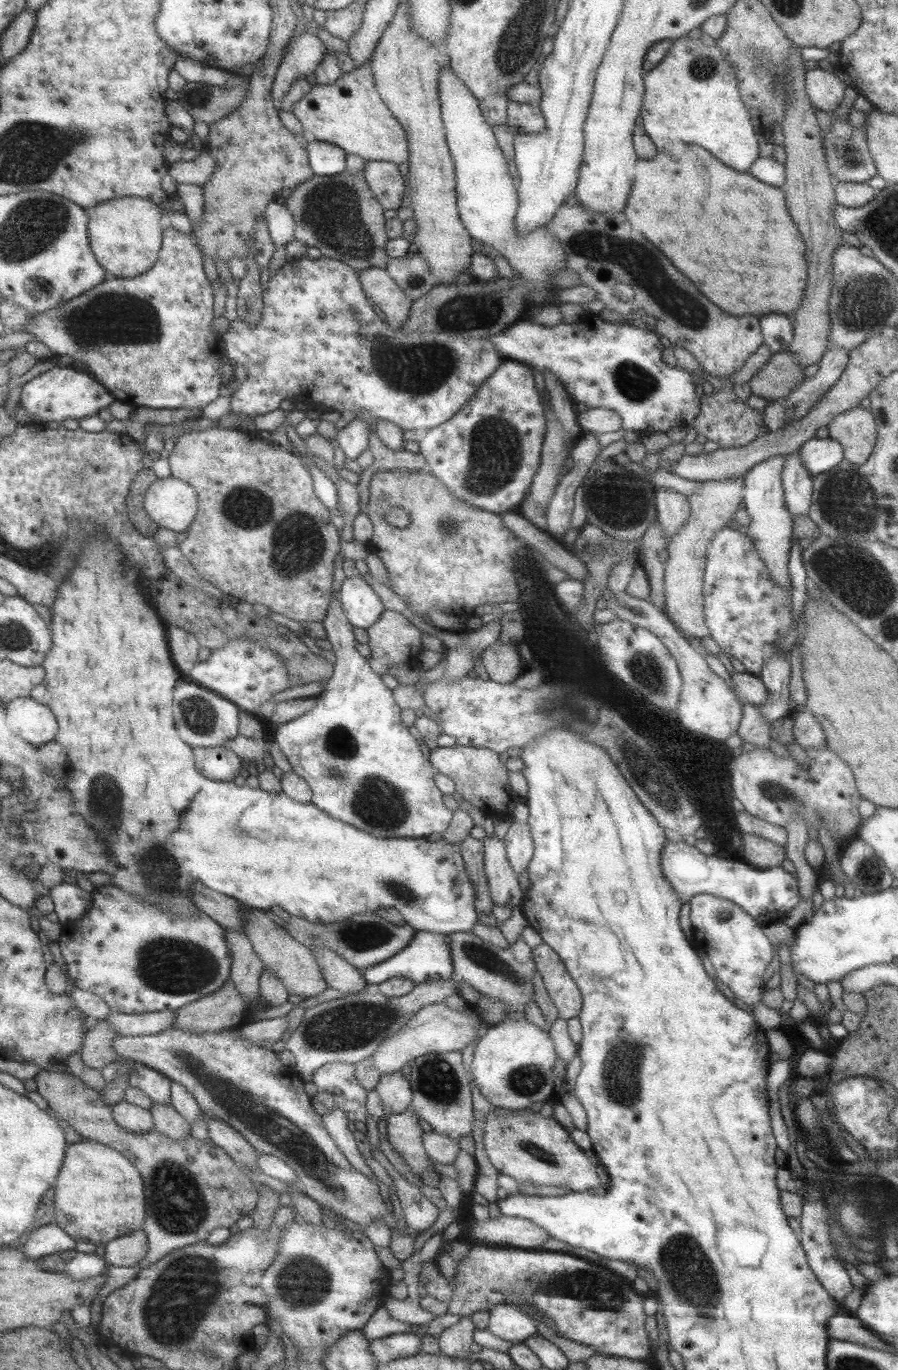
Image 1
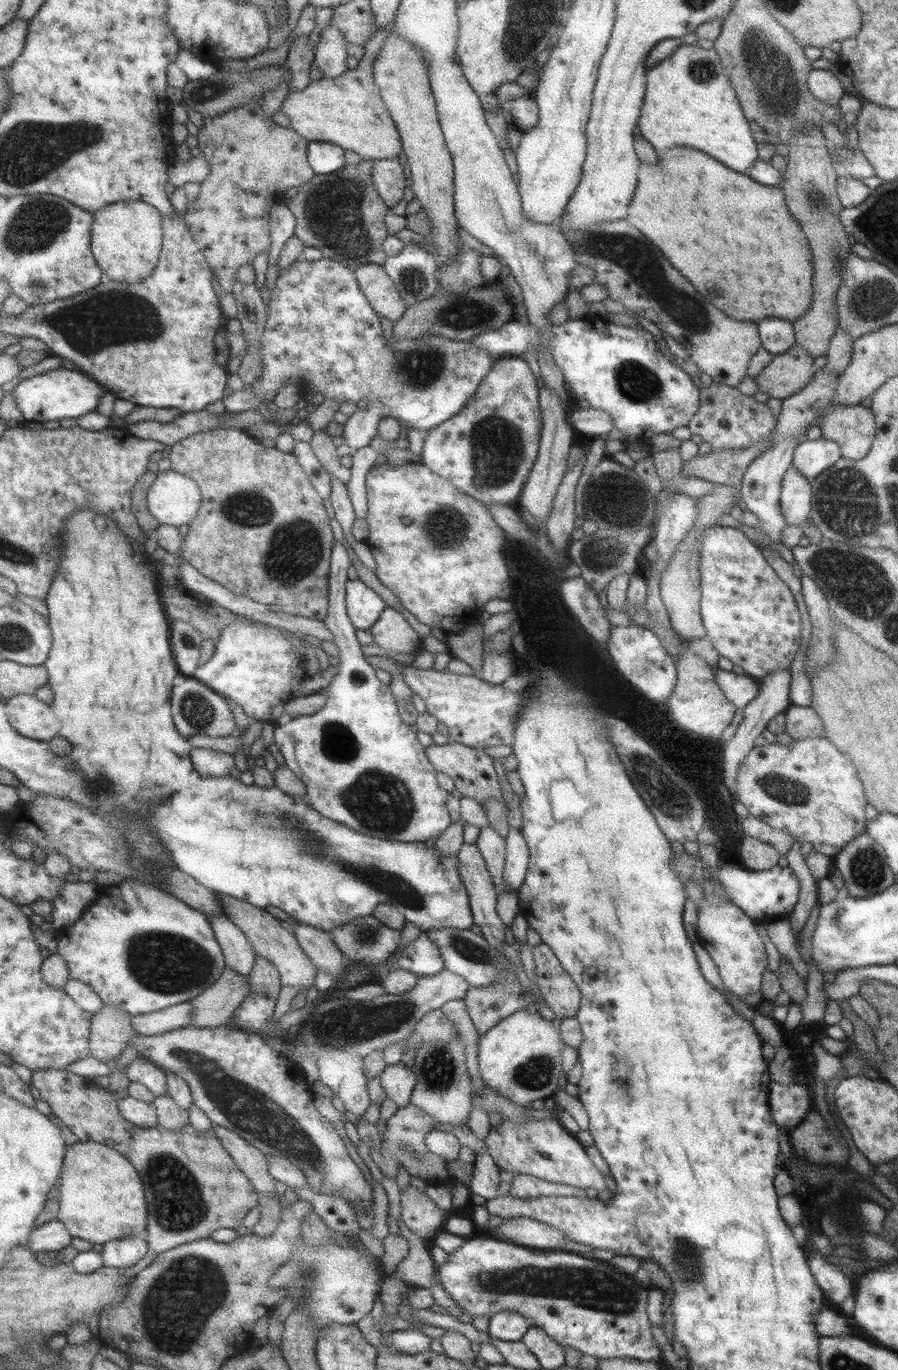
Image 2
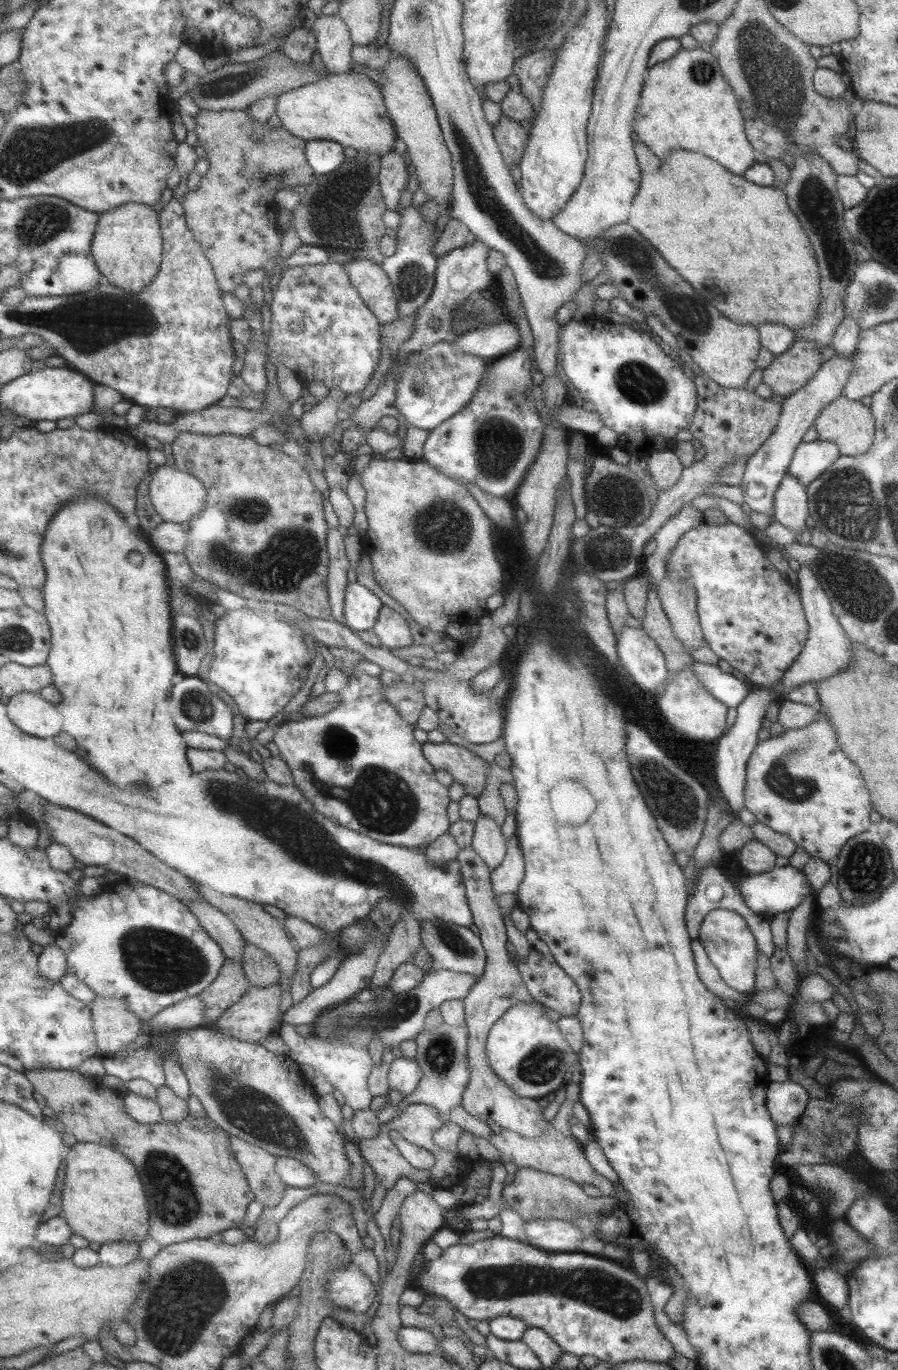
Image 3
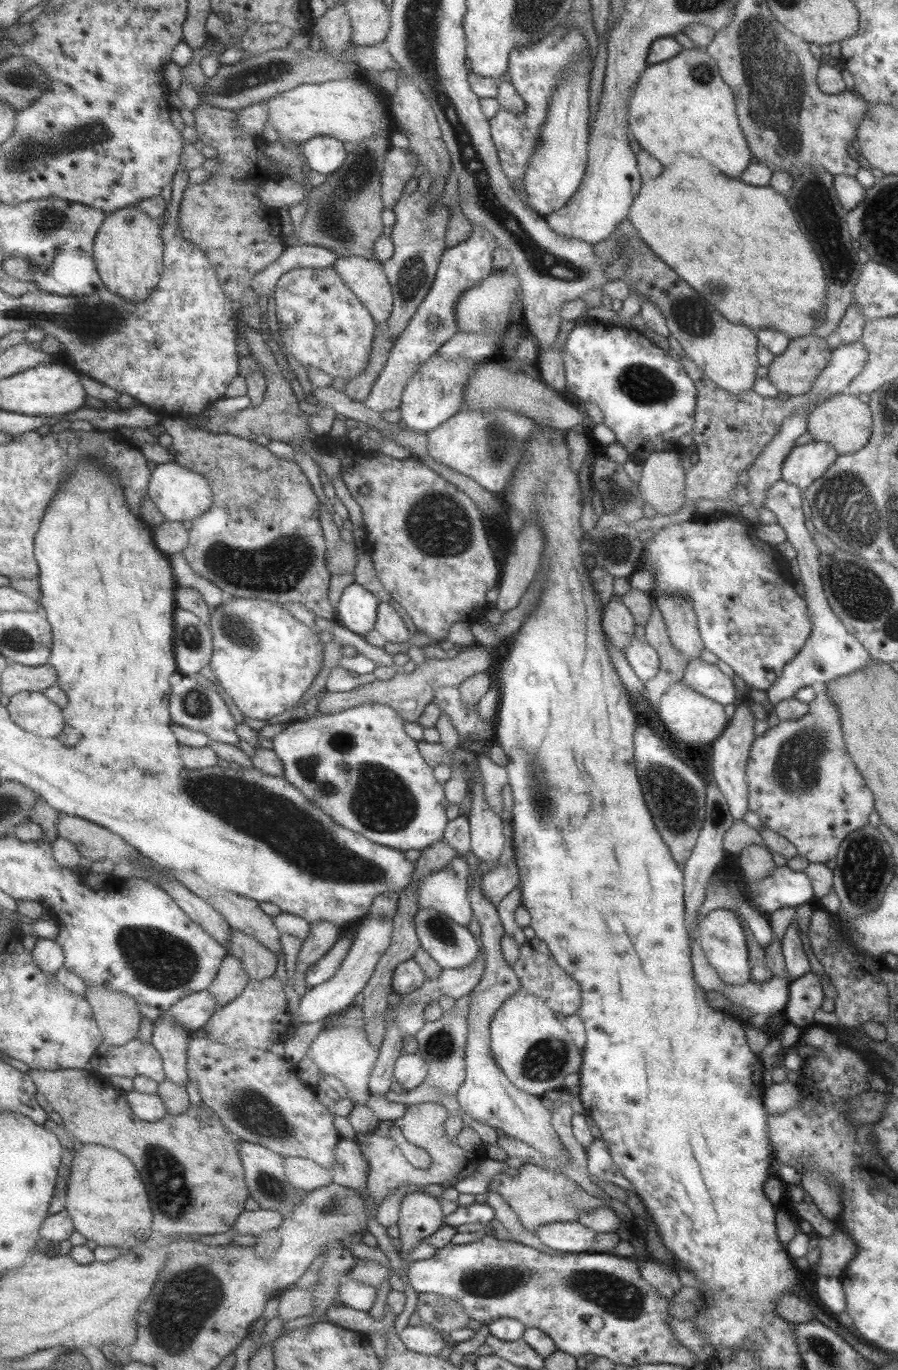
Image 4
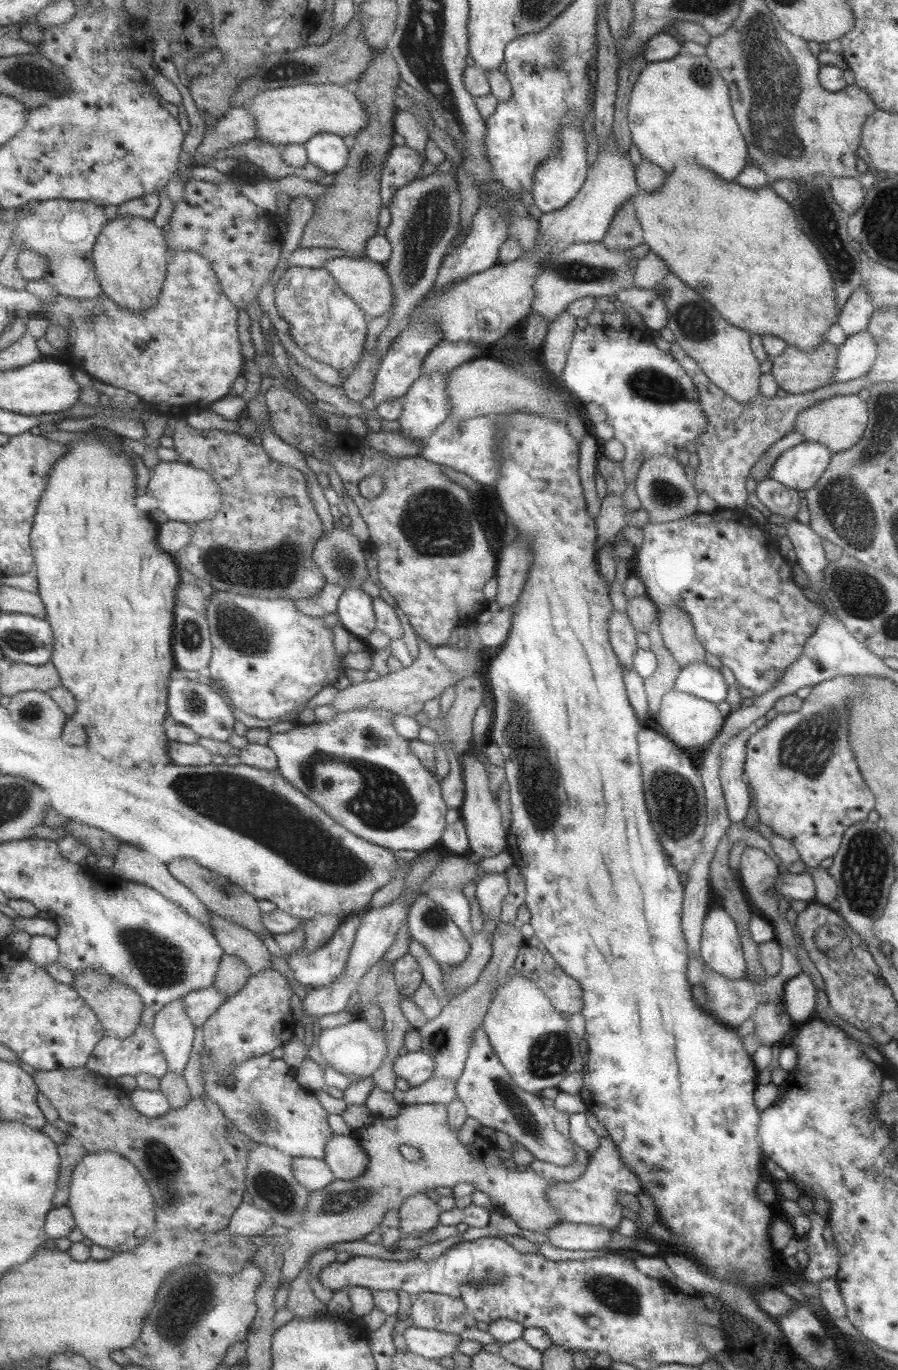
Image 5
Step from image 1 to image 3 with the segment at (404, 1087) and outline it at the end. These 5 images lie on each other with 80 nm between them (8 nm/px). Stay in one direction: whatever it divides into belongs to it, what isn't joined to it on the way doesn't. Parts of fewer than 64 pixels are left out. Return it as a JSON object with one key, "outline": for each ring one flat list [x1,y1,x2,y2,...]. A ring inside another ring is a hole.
{"outline":[[401,1055,389,1065,389,1073,387,1073,389,1088,395,1089,404,1098,414,1092,420,1079,421,1070,415,1058,404,1058]]}

